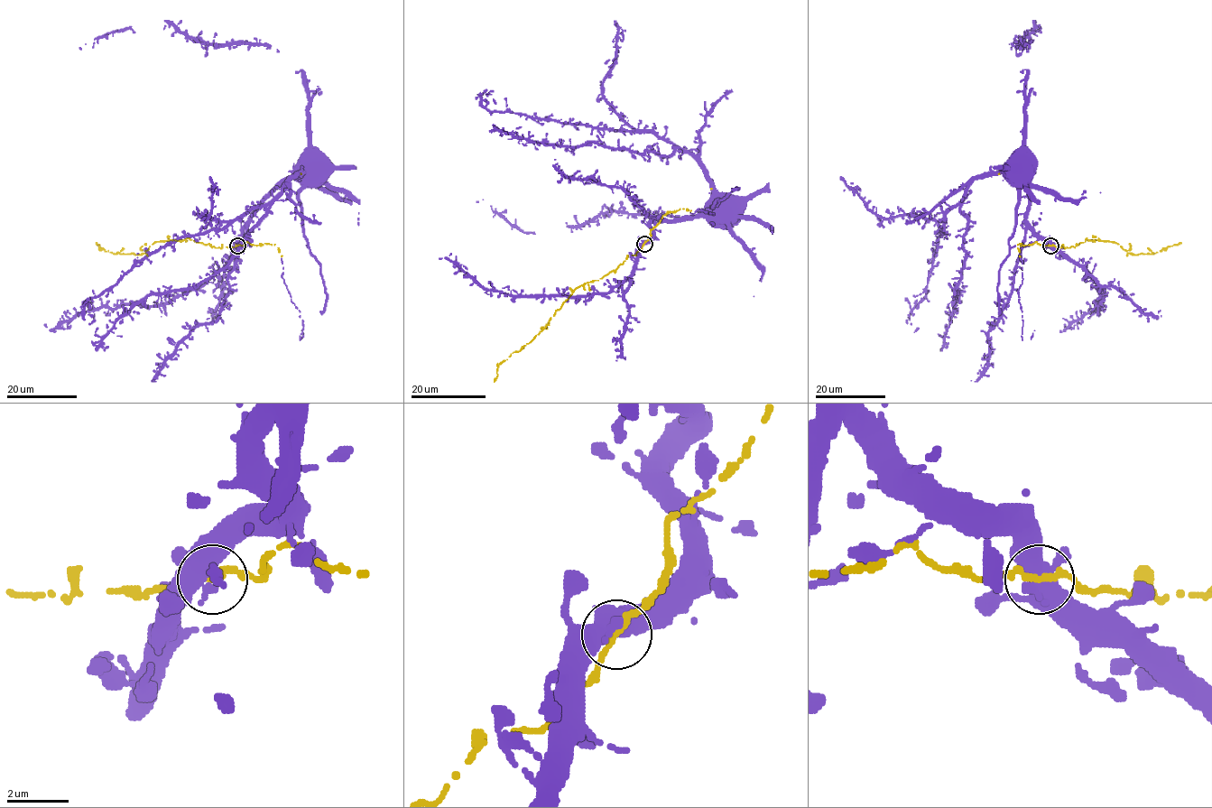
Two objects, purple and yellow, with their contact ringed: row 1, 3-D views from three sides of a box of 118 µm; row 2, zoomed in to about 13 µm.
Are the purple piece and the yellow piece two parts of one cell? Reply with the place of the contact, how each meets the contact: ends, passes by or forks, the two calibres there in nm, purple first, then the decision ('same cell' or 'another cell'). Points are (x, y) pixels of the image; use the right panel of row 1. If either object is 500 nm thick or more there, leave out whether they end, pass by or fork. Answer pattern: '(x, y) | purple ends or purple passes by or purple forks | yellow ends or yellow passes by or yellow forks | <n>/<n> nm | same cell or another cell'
(1050, 246) | purple forks | yellow passes by | 400/200 nm | same cell

